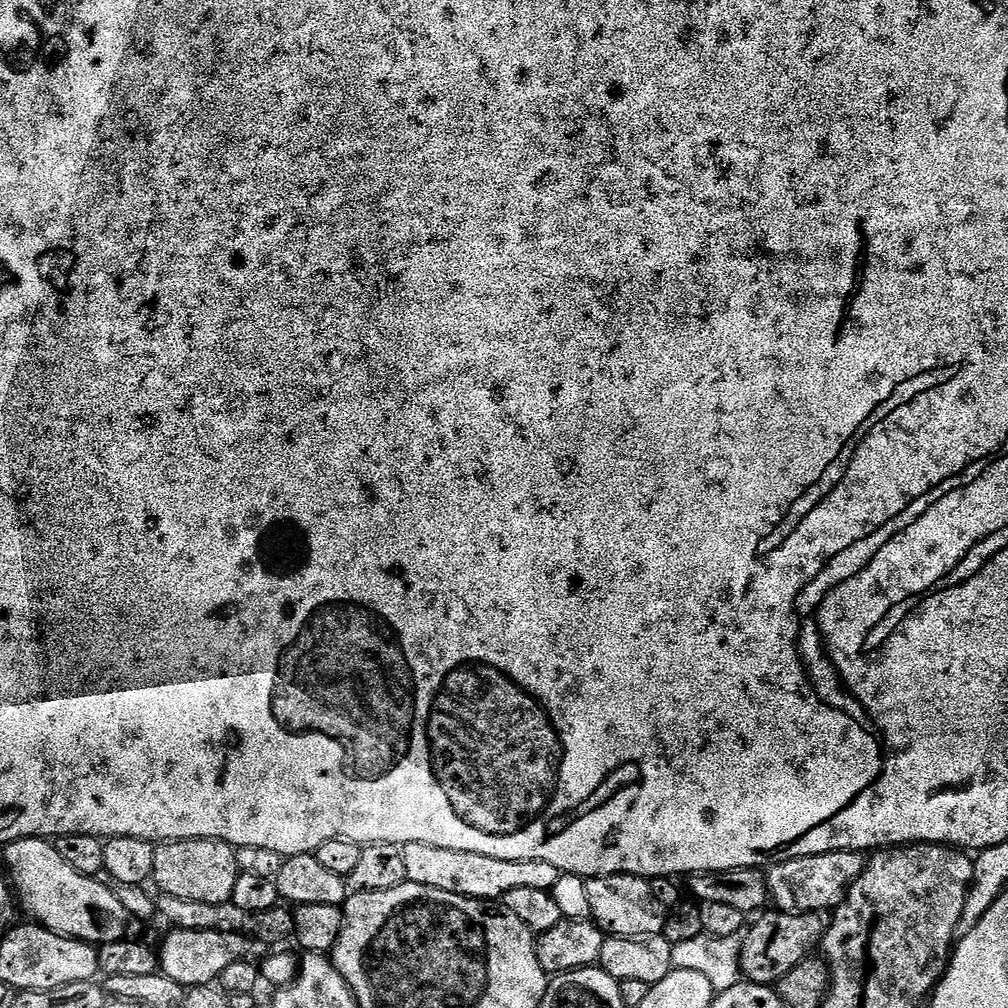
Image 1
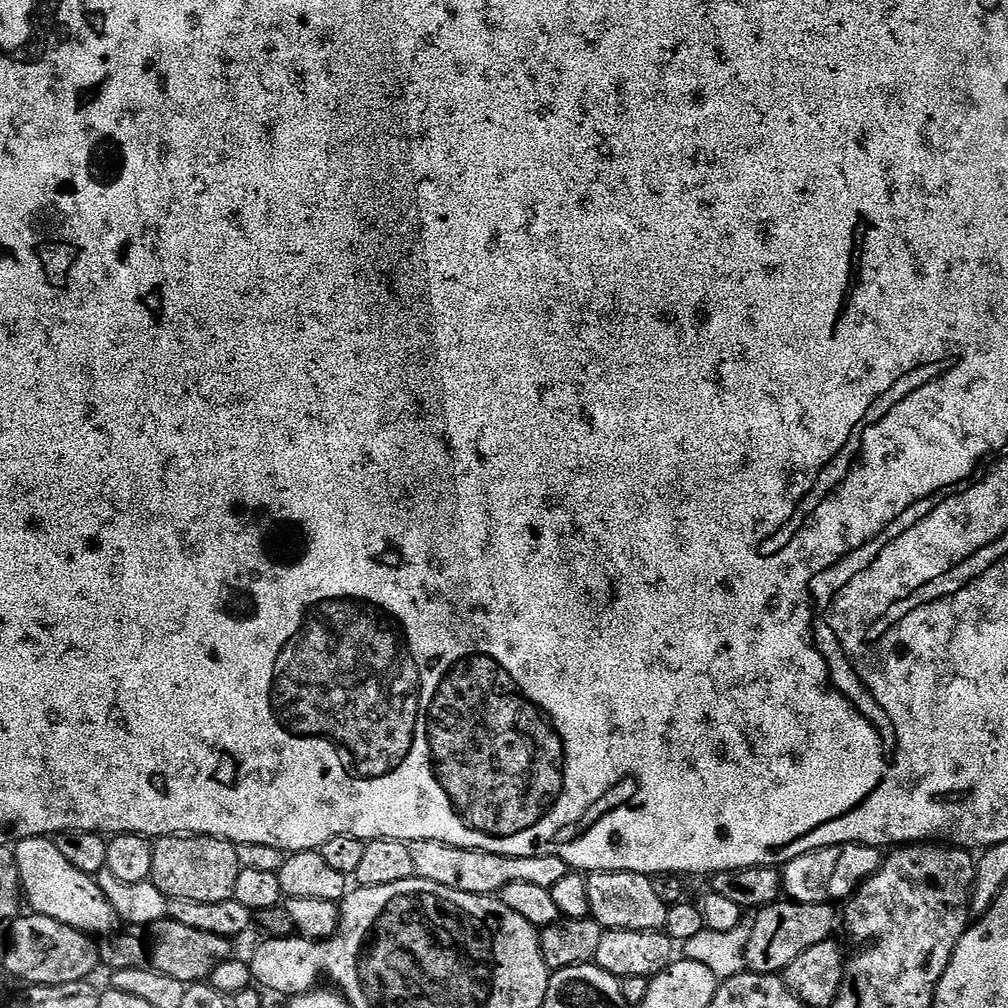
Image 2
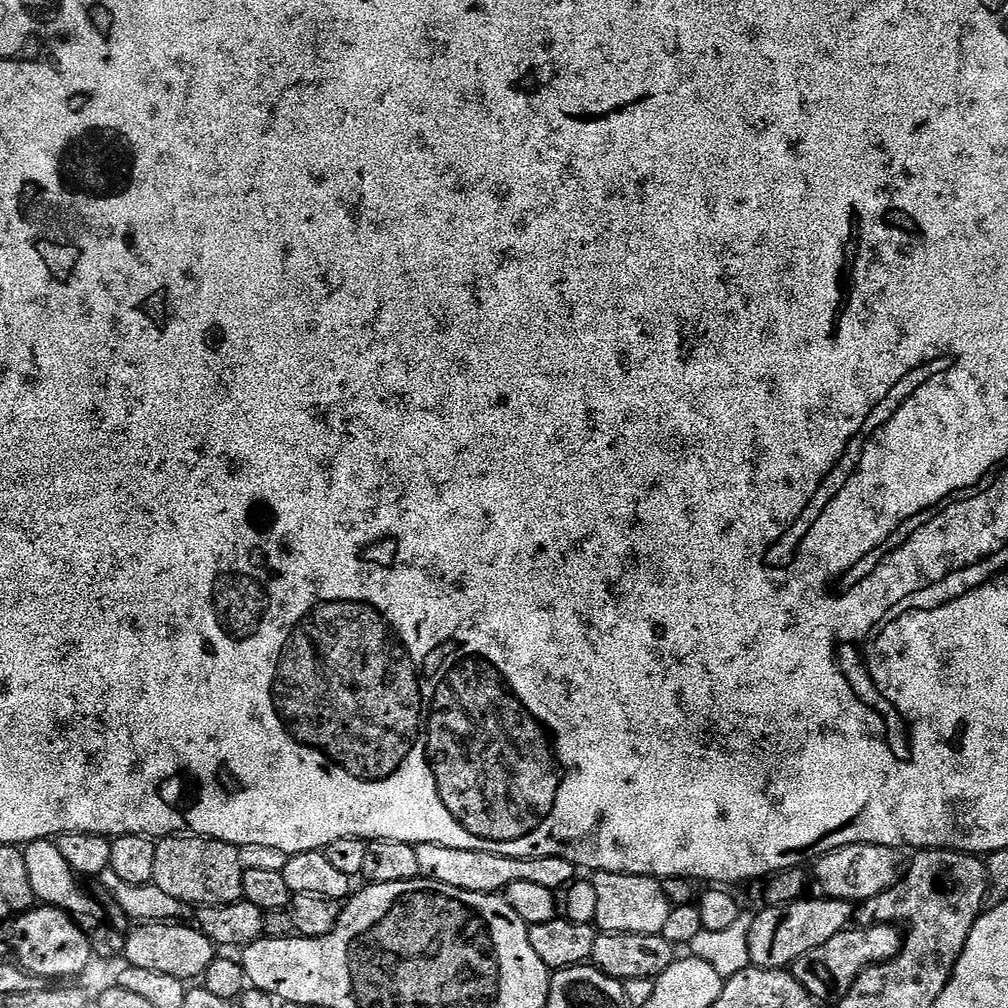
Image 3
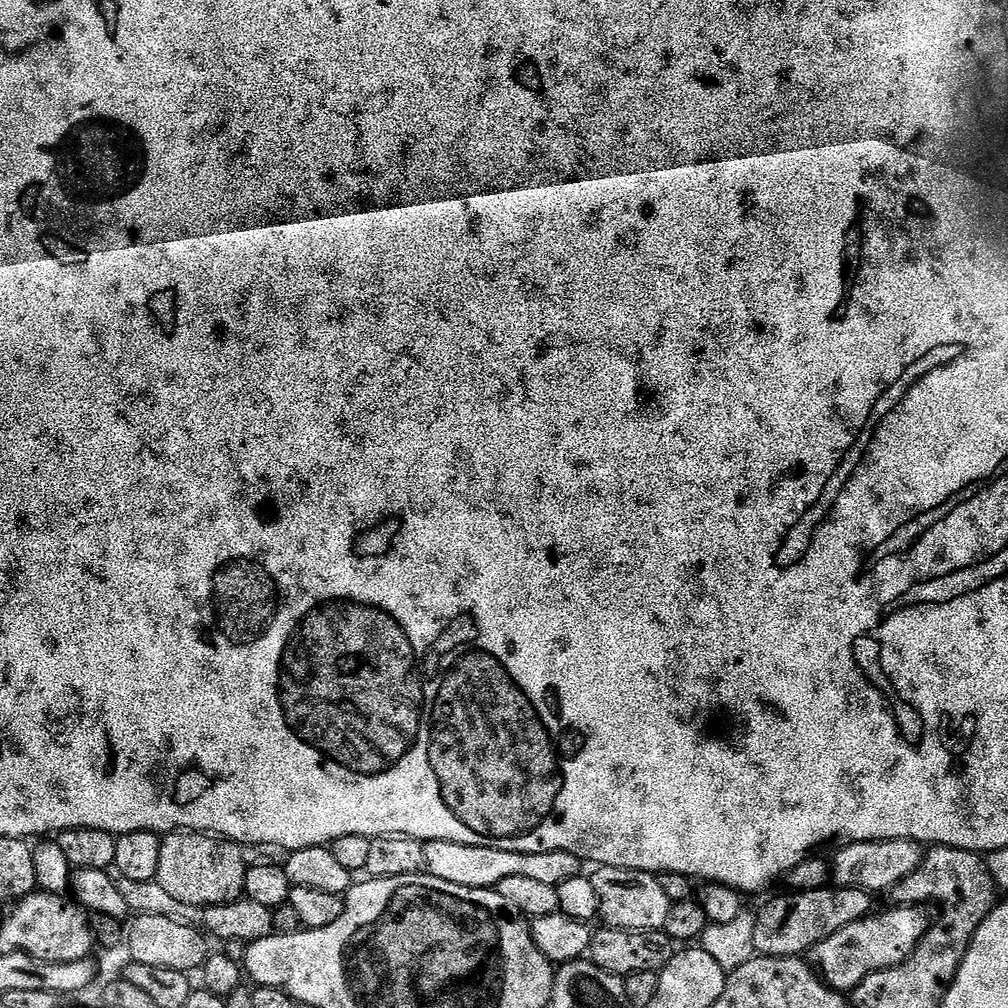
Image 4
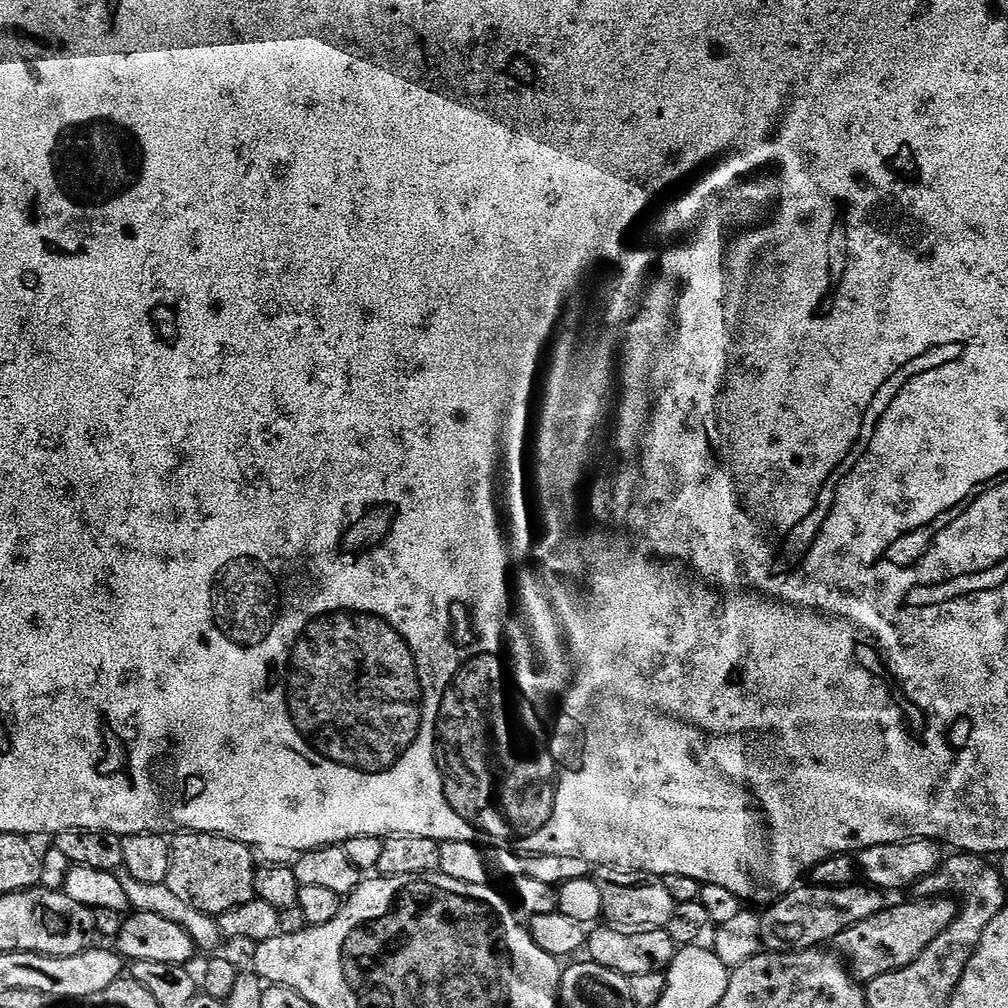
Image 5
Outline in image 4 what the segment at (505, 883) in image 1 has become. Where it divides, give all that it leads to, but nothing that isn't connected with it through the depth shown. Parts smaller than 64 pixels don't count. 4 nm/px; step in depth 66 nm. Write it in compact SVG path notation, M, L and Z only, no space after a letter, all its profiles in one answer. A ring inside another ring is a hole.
M429 840L424 845L423 871L434 878L442 878L442 882L454 882L454 886L470 886L471 888L495 889L502 878L534 878L538 882L546 882L546 886L558 886L570 878L581 875L582 861L569 852L547 852L546 854L522 854L521 852L507 852L494 850L482 846L466 846L458 842L445 840Z

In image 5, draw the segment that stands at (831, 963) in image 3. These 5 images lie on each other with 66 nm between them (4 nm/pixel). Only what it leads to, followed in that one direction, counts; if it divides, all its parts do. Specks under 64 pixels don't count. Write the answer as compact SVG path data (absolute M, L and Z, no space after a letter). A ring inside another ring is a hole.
M924 894L921 900L908 900L905 904L886 906L878 914L866 918L866 922L858 922L842 934L838 934L834 941L837 953L846 961L857 981L867 982L878 978L882 974L890 974L910 966L956 920L960 913L961 905L951 895L932 896L936 894Z

